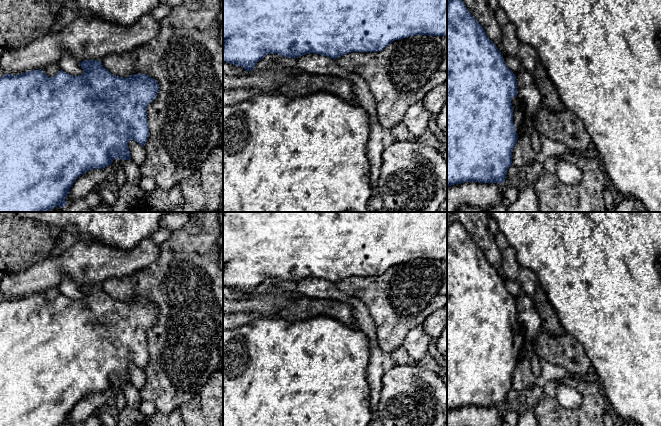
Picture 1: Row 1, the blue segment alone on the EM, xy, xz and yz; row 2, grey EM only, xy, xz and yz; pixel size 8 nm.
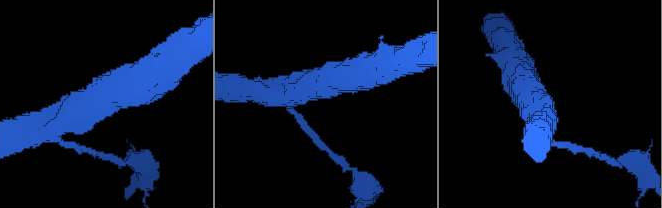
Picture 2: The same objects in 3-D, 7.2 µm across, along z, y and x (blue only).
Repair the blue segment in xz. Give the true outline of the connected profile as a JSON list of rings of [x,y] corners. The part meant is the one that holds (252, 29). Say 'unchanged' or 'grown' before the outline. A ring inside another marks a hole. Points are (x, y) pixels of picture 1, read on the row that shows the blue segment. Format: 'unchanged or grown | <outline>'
unchanged | [[[223,0],[223,62],[241,66],[246,71],[254,70],[257,62],[267,54],[279,54],[284,57],[298,58],[299,56],[315,53],[336,59],[351,52],[379,52],[395,40],[401,40],[415,35],[447,36],[447,0]]]

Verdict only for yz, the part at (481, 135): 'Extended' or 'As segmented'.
Extended

